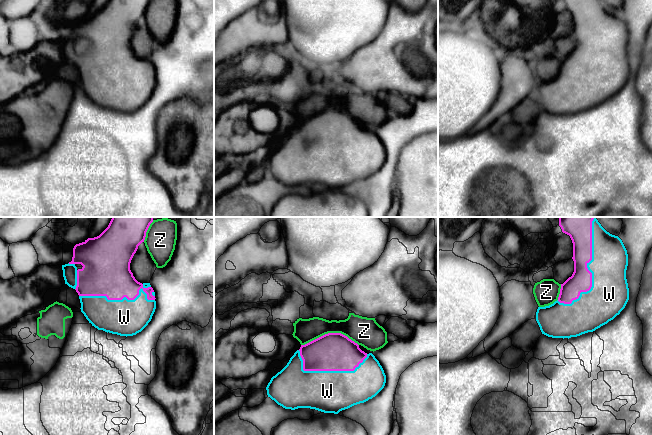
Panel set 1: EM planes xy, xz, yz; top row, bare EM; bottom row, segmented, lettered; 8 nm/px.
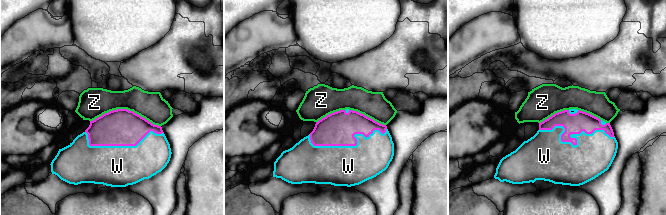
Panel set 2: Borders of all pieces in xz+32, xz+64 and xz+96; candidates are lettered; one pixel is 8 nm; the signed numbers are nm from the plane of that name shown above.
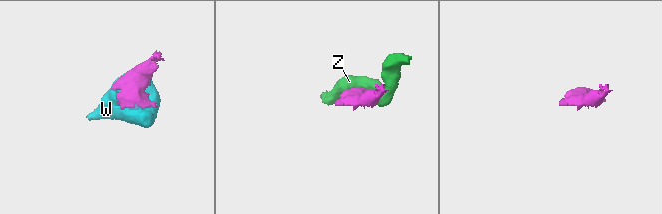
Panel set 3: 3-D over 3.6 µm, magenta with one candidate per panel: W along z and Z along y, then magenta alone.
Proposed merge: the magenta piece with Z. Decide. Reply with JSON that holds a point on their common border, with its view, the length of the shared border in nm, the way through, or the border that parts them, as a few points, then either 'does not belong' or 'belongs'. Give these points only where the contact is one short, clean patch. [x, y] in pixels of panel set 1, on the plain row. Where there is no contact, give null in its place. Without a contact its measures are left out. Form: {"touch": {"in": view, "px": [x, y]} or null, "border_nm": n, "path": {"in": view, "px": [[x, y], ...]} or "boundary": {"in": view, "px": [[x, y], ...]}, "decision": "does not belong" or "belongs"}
{"touch": {"in": "xz", "px": [329, 109]}, "border_nm": 460, "decision": "does not belong"}

